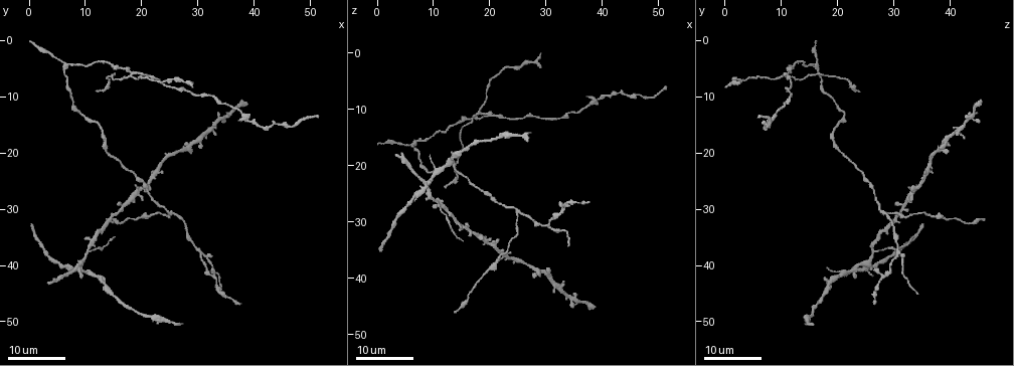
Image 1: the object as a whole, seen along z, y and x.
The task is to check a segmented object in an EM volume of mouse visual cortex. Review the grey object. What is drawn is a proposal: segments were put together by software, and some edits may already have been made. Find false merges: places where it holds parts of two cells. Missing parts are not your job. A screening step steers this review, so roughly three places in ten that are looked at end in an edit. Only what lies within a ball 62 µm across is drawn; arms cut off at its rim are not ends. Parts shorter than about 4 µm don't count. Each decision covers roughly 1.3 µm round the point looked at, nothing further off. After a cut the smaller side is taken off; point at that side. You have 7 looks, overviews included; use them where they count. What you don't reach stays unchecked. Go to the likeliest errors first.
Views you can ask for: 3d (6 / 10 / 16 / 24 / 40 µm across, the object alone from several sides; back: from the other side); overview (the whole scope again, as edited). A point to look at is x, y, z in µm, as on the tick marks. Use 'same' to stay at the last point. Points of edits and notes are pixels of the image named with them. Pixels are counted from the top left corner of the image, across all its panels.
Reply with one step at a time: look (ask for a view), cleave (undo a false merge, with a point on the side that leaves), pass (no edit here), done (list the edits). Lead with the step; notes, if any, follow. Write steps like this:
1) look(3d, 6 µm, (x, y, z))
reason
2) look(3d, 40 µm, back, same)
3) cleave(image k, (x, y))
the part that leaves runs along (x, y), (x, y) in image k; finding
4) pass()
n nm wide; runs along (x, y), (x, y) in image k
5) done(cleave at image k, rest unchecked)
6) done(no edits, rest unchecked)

look(3d, 16 µm, (18.5, 5.5, 11.0))
three-way junction

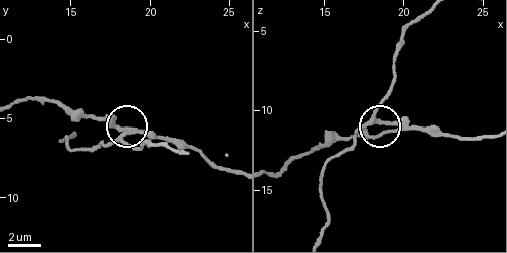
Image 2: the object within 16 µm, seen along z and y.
look(3d, 6 µm, (19.0, 6.0, 10.9))

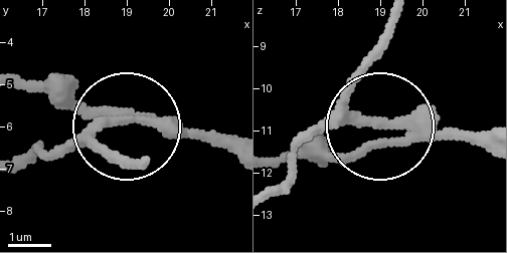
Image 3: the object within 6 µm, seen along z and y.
look(3d, 6 µm, back, (18.90, 5.85, 10.80))

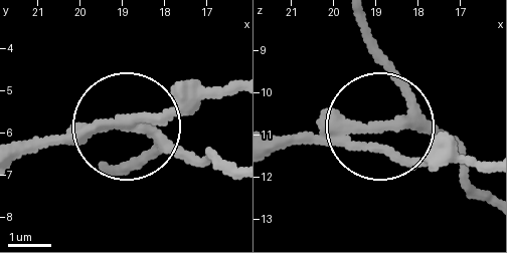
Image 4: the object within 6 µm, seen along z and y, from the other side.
cleave(image 4, (402, 127))
230 nm wide; two cells meet here

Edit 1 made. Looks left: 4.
look(3d, 16 µm, (31.0, 38.0, 31.0))
three arms meet

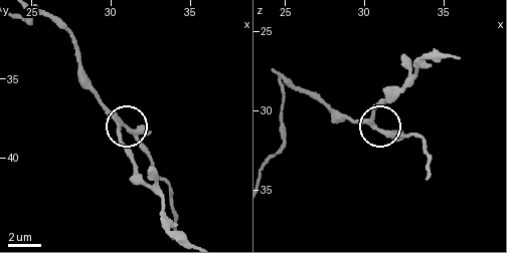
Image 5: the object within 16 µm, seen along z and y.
look(3d, 6 µm, (30.7, 38.1, 30.7))

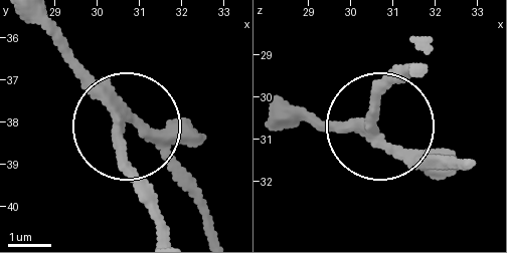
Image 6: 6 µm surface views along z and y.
cleave(image 6, (168, 125))
3 arms; the part that leaves runs along (120, 109), (181, 182), (206, 236) in image 6; a second cell is stuck on

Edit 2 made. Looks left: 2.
look(3d, 24 µm, (9.0, 41.0, 24.0))
four arms meet

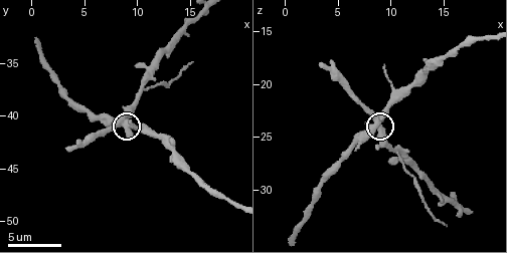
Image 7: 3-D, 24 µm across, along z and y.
look(3d, 10 µm, same)

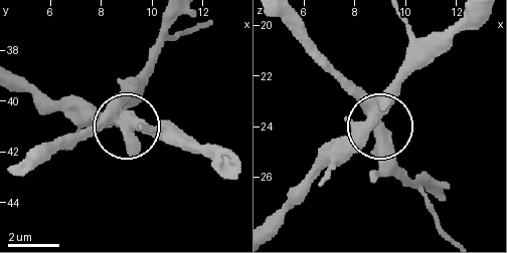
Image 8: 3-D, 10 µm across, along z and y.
cleave(image 8, (121, 94))
450 nm wide; the part that leaves runs along (119, 122), (128, 92), (162, 47), (164, 21) in image 8; two cells meet here

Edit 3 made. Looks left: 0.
done(cleave at image 4, cleave at image 6, cleave at image 8, rest unchecked)

